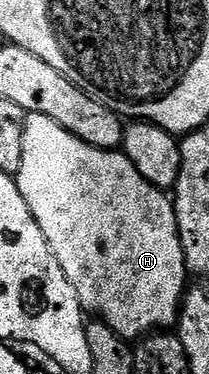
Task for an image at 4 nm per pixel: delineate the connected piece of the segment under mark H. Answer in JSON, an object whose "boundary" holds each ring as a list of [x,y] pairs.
{"boundary":[[[30,113],[25,121],[25,153],[21,153],[21,169],[17,182],[21,189],[21,197],[25,197],[37,225],[41,225],[41,233],[45,233],[45,241],[49,241],[53,249],[53,257],[57,257],[57,265],[61,265],[65,277],[69,277],[69,285],[73,285],[73,289],[77,292],[77,301],[81,301],[84,312],[91,314],[92,311],[95,314],[92,316],[98,317],[105,325],[109,325],[109,329],[113,329],[128,341],[138,341],[145,335],[159,333],[176,326],[183,305],[185,288],[188,286],[189,272],[179,240],[175,205],[166,190],[153,186],[149,181],[145,181],[145,177],[141,177],[141,173],[137,173],[133,161],[129,161],[129,157],[124,155],[122,150],[106,151],[89,145],[73,133],[69,133],[69,129],[57,125],[53,117]]]}

